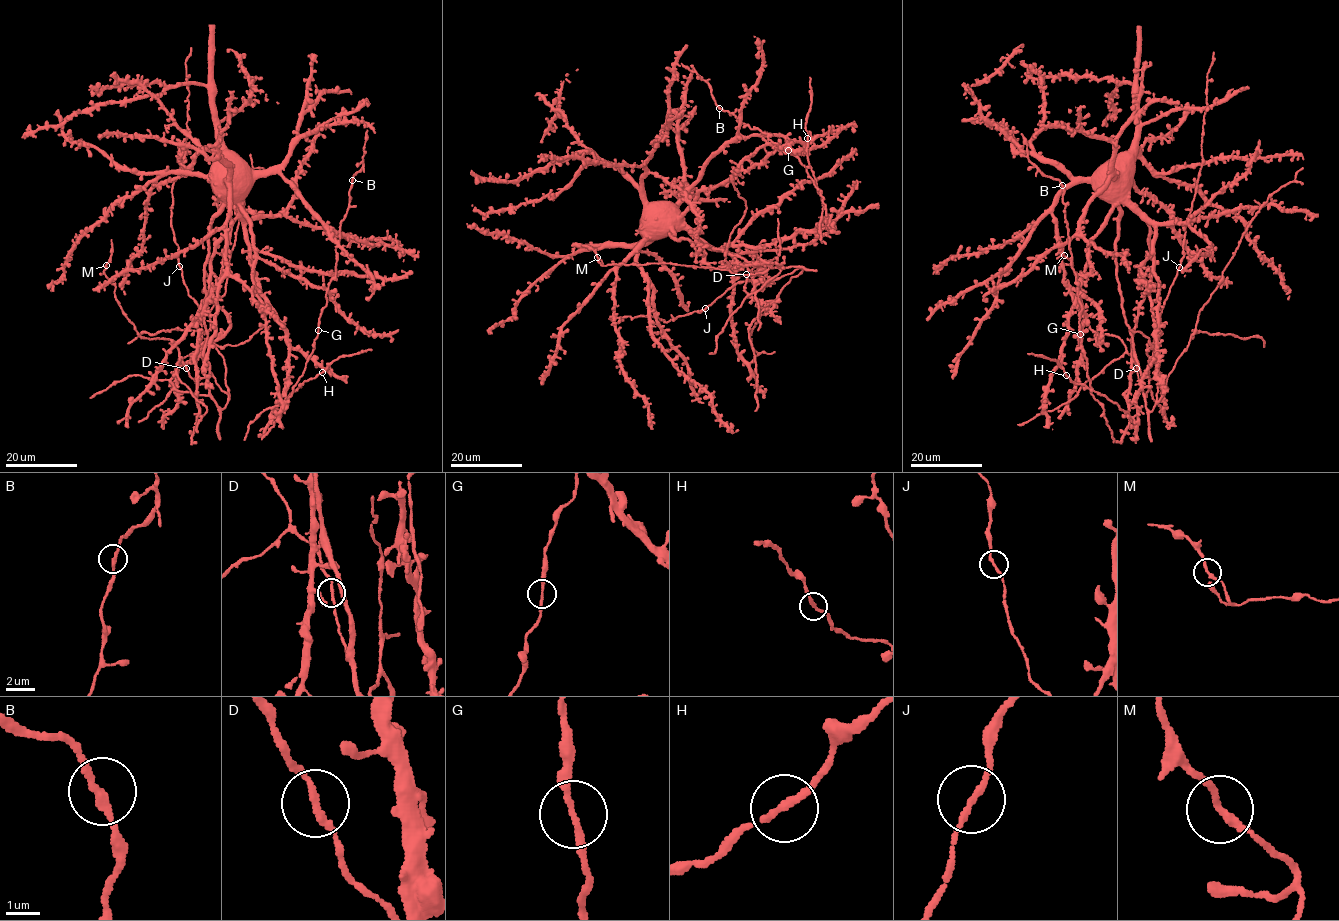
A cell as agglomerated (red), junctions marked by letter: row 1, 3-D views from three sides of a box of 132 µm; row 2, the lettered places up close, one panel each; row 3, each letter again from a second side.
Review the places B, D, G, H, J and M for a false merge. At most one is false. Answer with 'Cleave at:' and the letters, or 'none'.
Cleave at: none

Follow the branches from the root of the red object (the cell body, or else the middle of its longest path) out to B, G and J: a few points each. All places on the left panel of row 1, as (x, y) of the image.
B: (235, 171), (242, 190), (239, 208), (255, 254), (327, 291), (335, 276), (339, 226), (352, 180)
G: (235, 171), (242, 190), (239, 208), (248, 222), (255, 254), (327, 290), (327, 304), (318, 318), (318, 329)
J: (235, 171), (239, 213), (210, 261), (211, 298), (229, 325), (214, 340), (201, 342), (199, 308), (179, 265)

